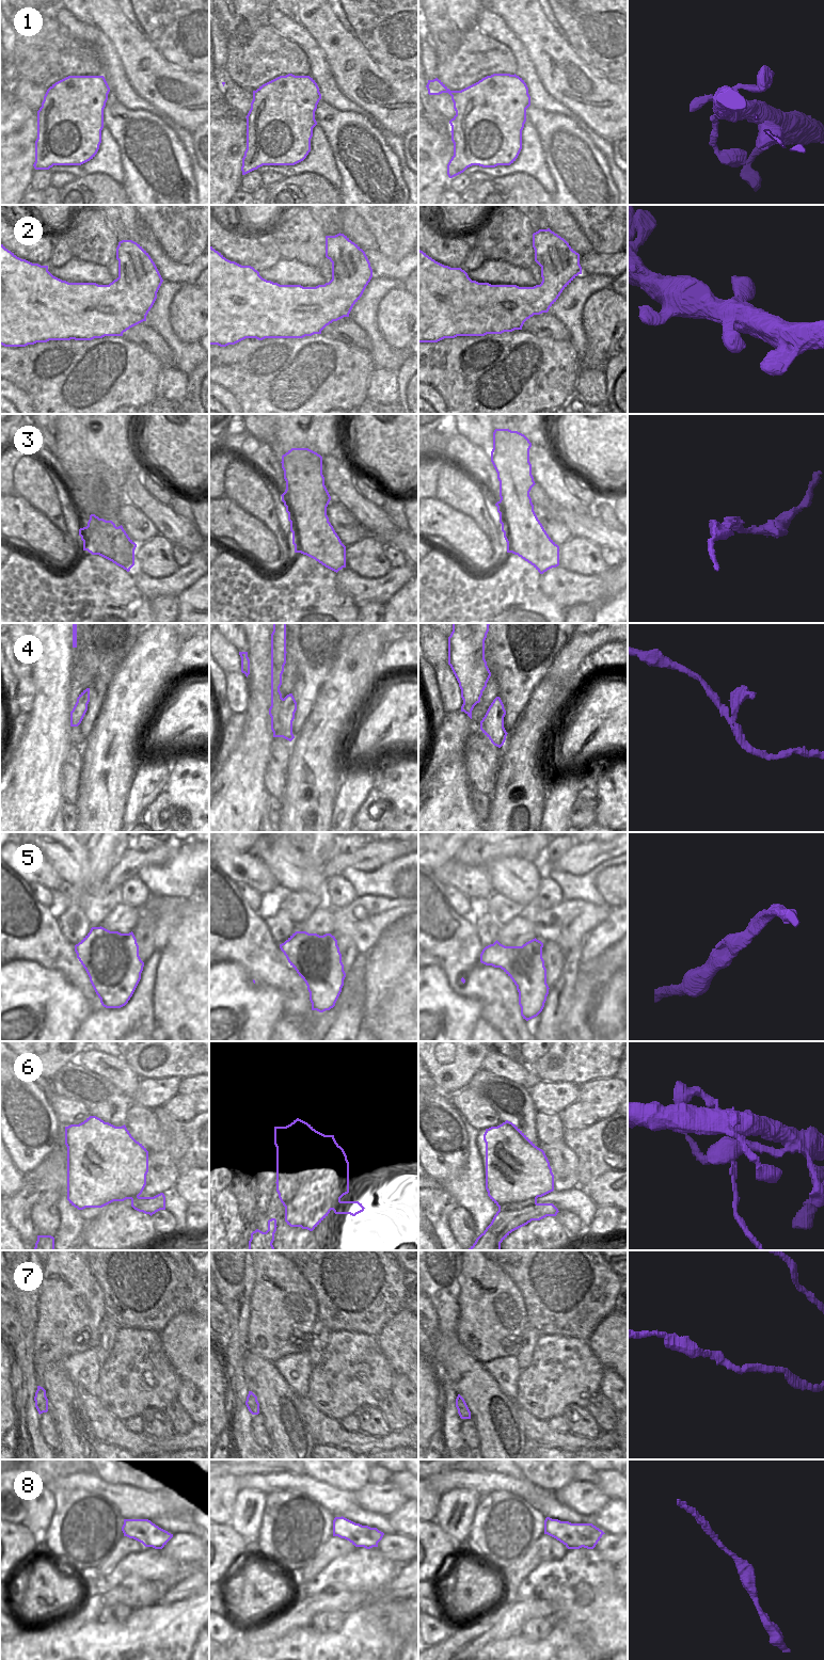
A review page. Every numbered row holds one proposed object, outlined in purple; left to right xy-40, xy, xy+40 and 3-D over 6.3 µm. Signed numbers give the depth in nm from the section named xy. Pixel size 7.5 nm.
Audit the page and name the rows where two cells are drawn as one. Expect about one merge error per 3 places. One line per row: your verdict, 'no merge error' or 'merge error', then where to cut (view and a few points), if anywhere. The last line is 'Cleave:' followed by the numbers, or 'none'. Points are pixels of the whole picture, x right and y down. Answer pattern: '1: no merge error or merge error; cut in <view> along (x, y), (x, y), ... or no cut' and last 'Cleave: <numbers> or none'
1: no merge error; no cut
2: no merge error; no cut
3: no merge error; no cut
4: merge error; cut in xy along (284, 699), (278, 717), (276, 736)
5: merge error; cut in xy+40 along (493, 944), (491, 947), (485, 947)
6: merge error; cut in xy along (339, 1200), (335, 1206), (327, 1201), (301, 1227)
7: no merge error; no cut
8: merge error; cut in xy+40 along (586, 1523), (587, 1547)
Cleave: 4, 5, 6, 8

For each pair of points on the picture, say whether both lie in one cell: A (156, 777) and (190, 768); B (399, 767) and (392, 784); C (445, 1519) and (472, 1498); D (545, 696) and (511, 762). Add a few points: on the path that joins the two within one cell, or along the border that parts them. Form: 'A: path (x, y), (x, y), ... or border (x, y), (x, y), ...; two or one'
A: border (170, 759), (169, 780), (163, 789); two
B: path (399, 771), (393, 780); one
C: path (450, 1511), (457, 1500), (463, 1500); one
D: path (541, 712), (524, 746); one

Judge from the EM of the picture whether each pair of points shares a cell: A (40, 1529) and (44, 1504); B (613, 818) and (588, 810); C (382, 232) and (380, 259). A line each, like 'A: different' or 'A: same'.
A: same
B: different
C: different

